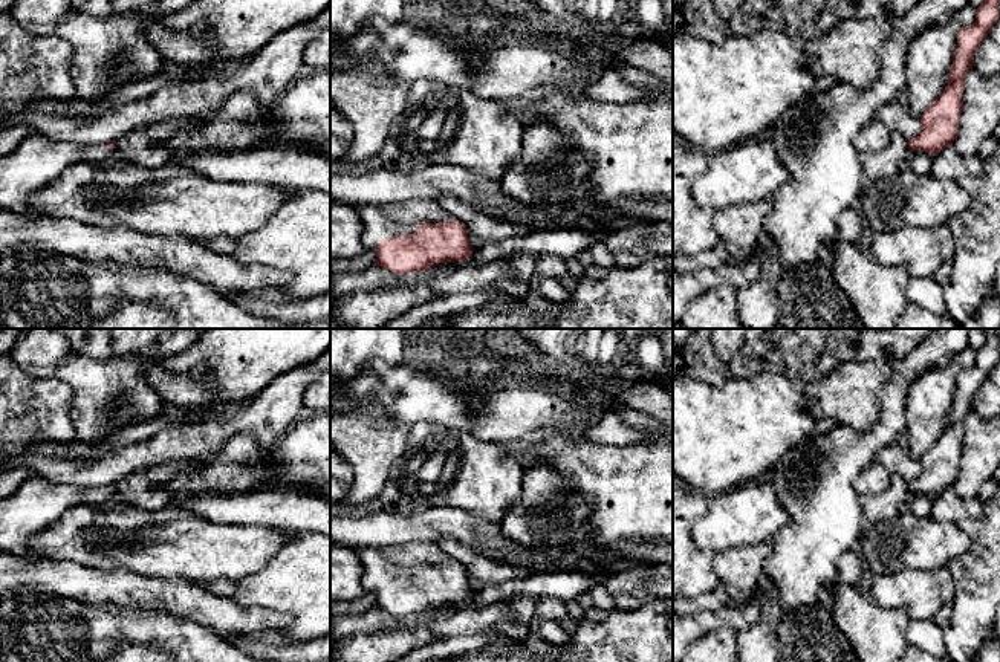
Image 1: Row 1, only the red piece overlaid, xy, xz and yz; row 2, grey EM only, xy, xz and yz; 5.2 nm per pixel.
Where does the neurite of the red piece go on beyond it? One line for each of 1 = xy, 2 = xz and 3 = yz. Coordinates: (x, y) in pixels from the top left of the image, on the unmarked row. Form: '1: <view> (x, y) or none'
1: xy (38, 502)
2: xz (384, 563)
3: none

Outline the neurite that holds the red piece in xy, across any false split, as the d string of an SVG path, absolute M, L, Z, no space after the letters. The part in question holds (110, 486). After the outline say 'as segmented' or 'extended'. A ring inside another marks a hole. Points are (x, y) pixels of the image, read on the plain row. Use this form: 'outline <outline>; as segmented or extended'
outline M40 475L26 479L8 498L0 500L0 552L40 558L28 544L75 505L101 506L115 486L72 486Z; extended

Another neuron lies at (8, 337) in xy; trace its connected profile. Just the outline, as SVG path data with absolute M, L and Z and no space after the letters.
M0 329L0 353L9 353L28 329Z

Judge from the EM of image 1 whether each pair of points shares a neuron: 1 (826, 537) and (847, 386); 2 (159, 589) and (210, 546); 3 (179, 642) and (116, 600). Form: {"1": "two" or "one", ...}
{"1": "two", "2": "two", "3": "two"}

